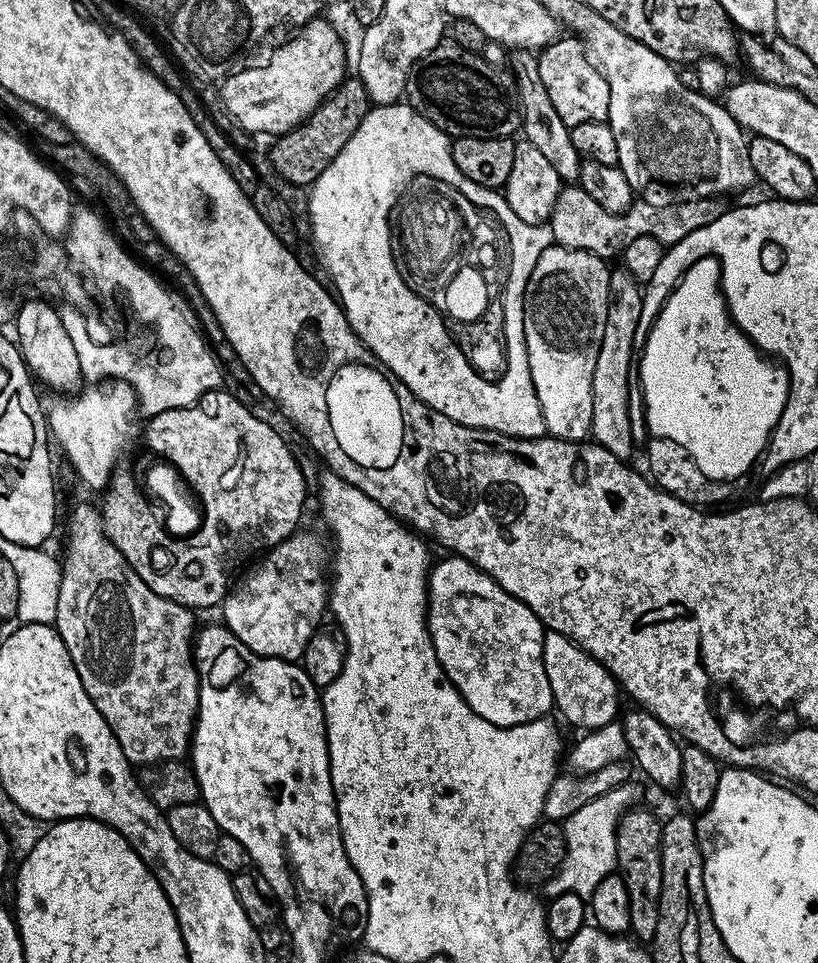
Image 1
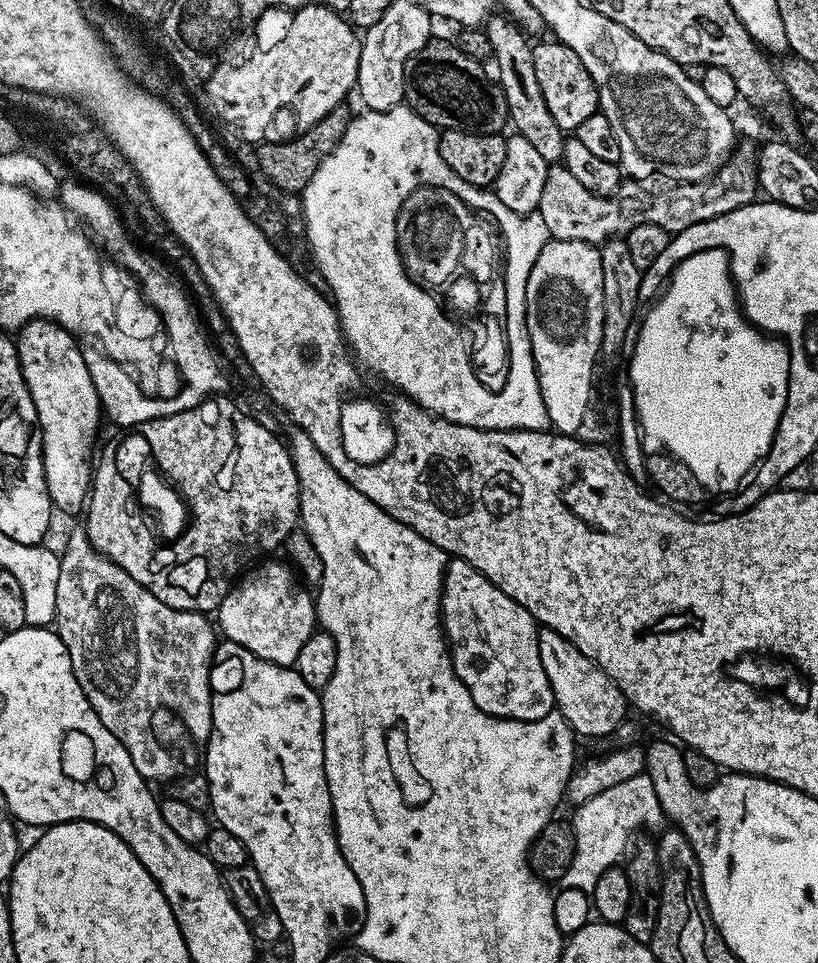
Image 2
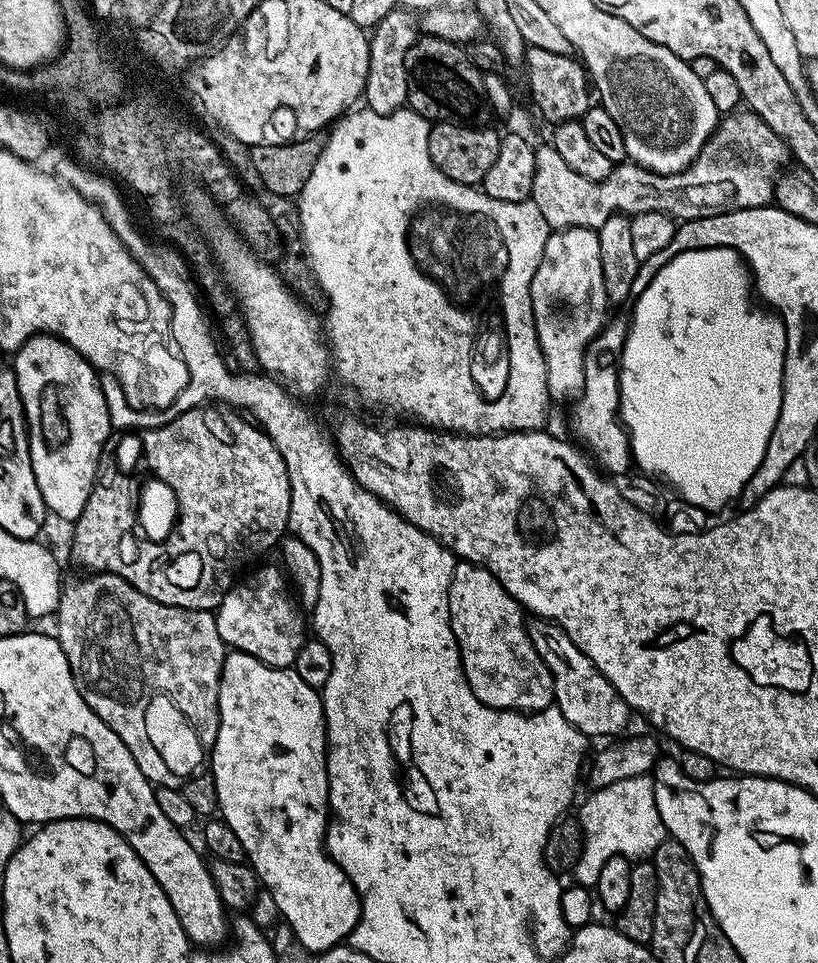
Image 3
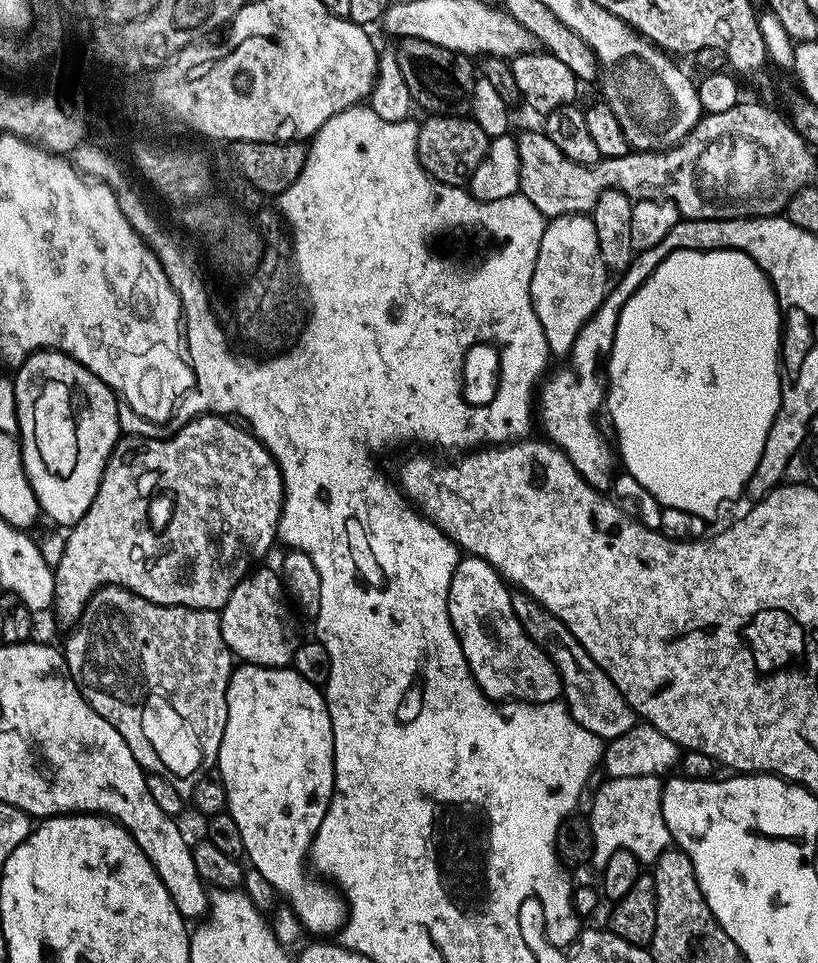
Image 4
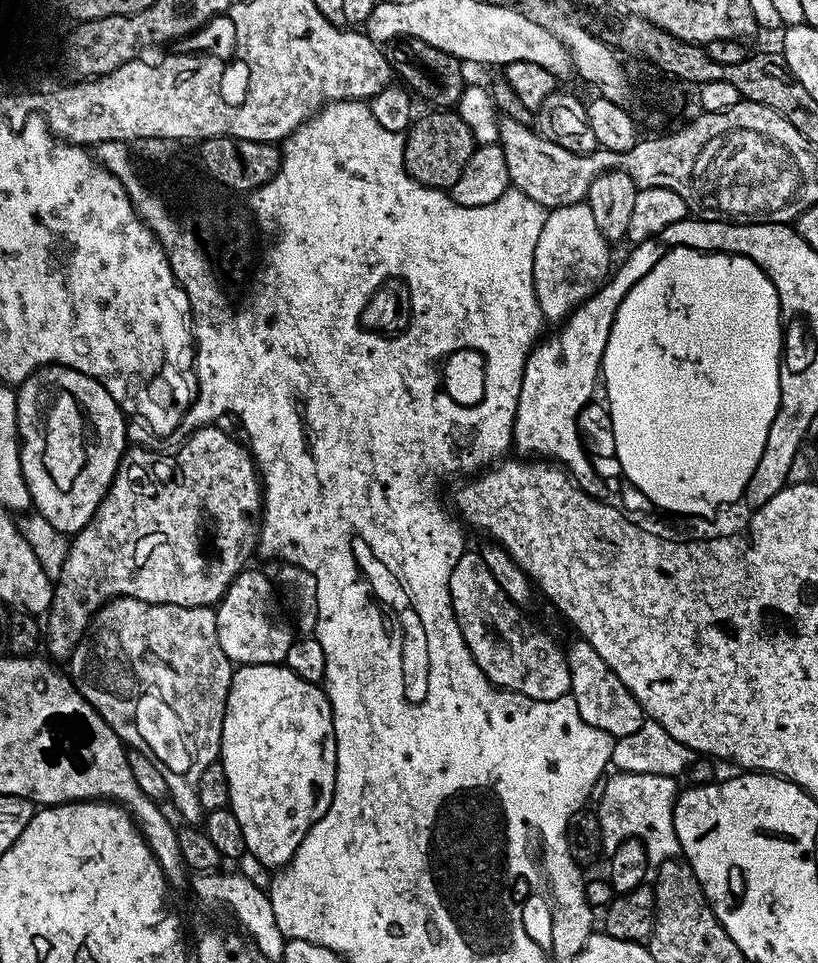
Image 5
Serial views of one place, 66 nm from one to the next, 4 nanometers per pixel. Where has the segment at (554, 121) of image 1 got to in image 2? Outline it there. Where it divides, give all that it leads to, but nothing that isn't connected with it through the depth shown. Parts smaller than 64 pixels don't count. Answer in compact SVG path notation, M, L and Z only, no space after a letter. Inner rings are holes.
M492 14L486 21L486 31L490 46L493 47L491 59L500 71L498 83L508 103L508 115L515 135L526 138L549 162L560 162L564 158L566 133L554 122L550 110L546 107L546 98L542 98L542 89L538 86L538 77L534 74L534 44L531 39L507 15Z

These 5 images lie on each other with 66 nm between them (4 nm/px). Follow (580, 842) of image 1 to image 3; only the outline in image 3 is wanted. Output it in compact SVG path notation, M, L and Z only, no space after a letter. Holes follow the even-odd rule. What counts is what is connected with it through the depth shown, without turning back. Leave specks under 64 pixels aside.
M651 775L638 778L622 778L614 786L597 788L592 797L581 806L578 819L584 833L584 848L574 869L575 883L595 886L602 866L612 856L624 856L632 862L650 858L666 839L662 814L658 814L658 802L654 802L654 782Z

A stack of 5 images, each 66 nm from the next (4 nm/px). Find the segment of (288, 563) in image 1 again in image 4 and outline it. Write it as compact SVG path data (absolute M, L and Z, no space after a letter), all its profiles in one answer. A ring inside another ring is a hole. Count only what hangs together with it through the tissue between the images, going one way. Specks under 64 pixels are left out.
M268 568L255 571L249 571L244 579L236 581L230 598L219 609L222 638L233 657L249 664L282 668L291 665L298 643L296 628L292 625L293 609L286 599L281 577L273 569L273 573Z

